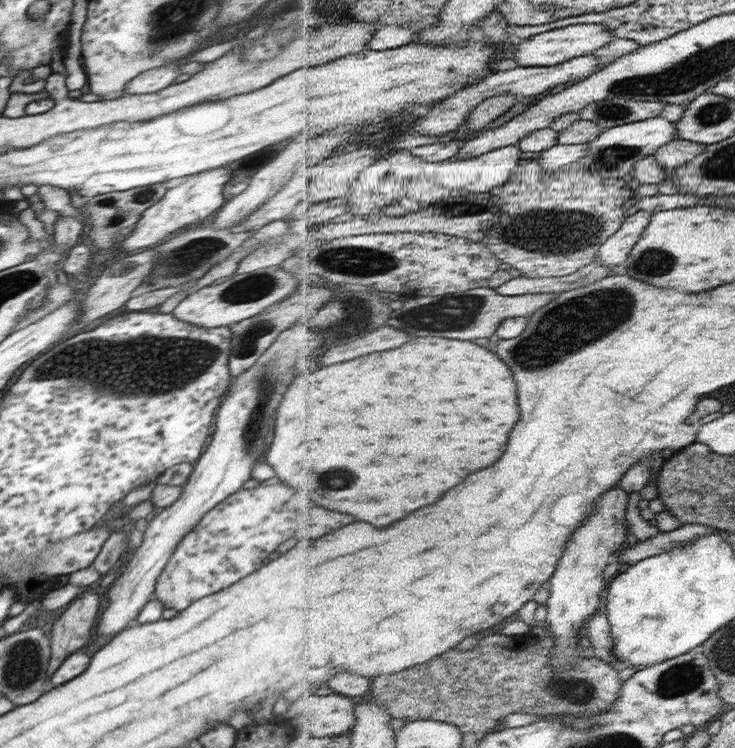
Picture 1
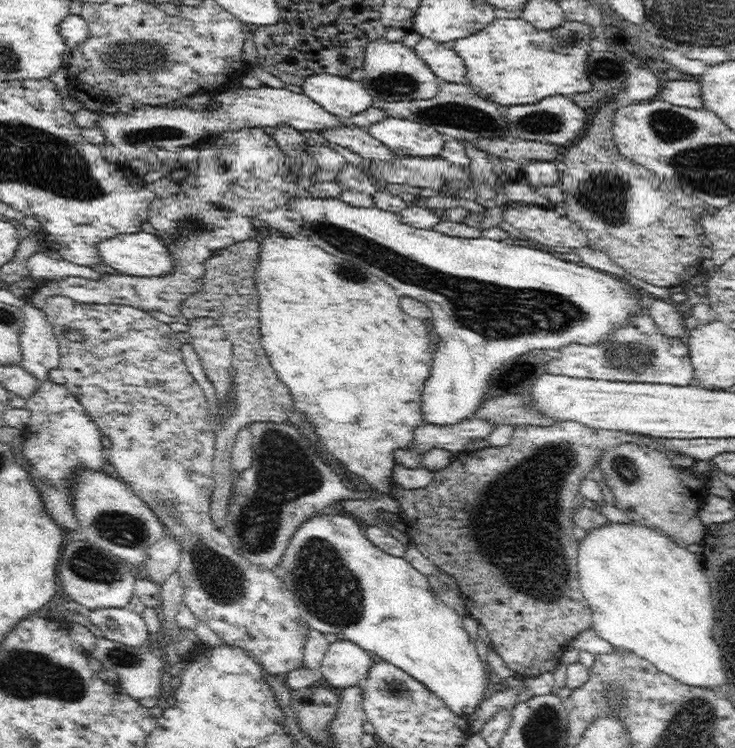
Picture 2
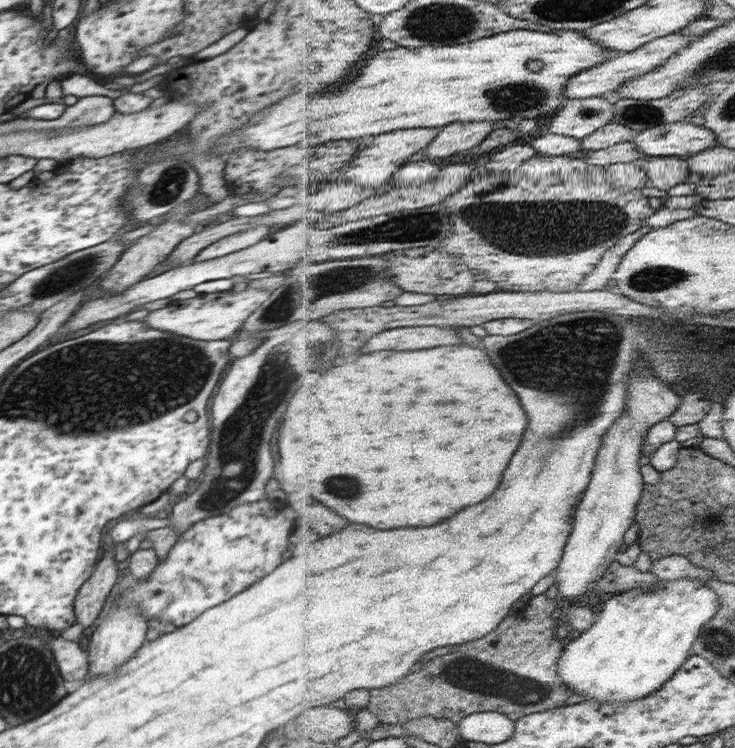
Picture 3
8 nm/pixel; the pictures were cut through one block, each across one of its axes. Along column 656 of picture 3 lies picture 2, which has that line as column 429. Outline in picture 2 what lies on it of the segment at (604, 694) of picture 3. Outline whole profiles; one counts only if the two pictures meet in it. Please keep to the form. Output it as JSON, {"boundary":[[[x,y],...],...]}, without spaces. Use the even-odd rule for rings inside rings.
{"boundary":[[[314,515],[310,520],[307,520],[296,532],[290,540],[289,545],[281,558],[280,564],[286,572],[284,581],[288,584],[292,591],[293,599],[295,600],[298,612],[303,618],[304,622],[310,625],[311,630],[317,630],[326,634],[344,634],[344,639],[350,640],[355,643],[359,648],[373,652],[376,656],[383,659],[385,662],[396,666],[417,682],[420,682],[430,693],[440,700],[447,708],[459,718],[470,718],[474,712],[480,710],[480,706],[486,702],[489,695],[490,681],[489,674],[486,674],[484,662],[480,660],[480,654],[476,649],[475,640],[469,634],[465,625],[465,614],[458,613],[454,608],[448,606],[440,598],[430,590],[428,579],[425,574],[418,572],[403,556],[395,557],[385,552],[382,552],[378,547],[375,547],[364,538],[362,535],[362,528],[356,520],[348,515]]]}

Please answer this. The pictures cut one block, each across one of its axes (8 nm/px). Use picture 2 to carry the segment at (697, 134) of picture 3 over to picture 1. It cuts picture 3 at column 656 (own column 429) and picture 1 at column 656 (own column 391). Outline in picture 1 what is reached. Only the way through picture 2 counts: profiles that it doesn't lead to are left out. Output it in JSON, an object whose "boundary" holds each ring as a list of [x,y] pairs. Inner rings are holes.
{"boundary":[[[663,117],[651,118],[640,122],[633,122],[605,129],[598,140],[591,142],[590,153],[580,160],[592,174],[614,178],[614,180],[628,180],[634,178],[636,166],[644,159],[655,156],[658,149],[666,143],[680,137],[677,122],[670,122]]]}

